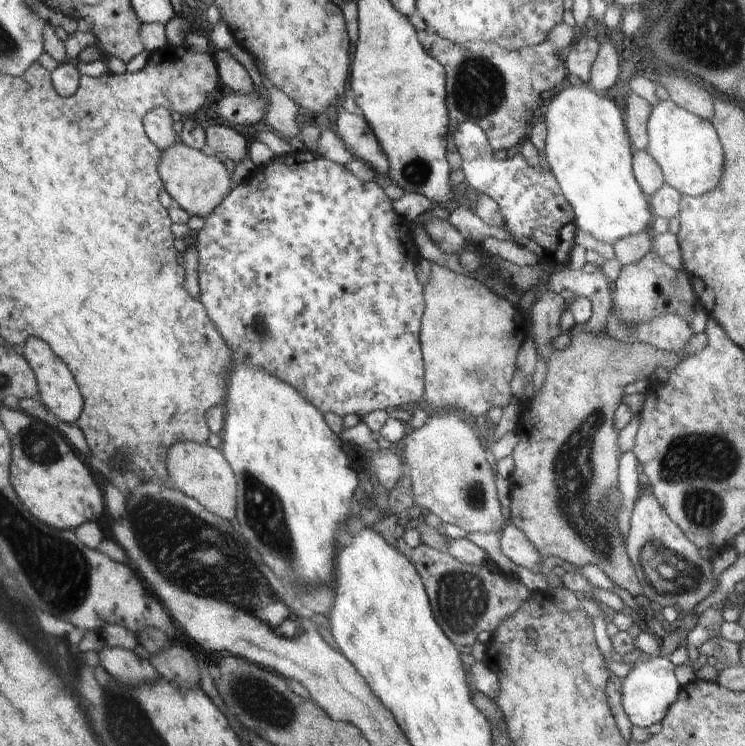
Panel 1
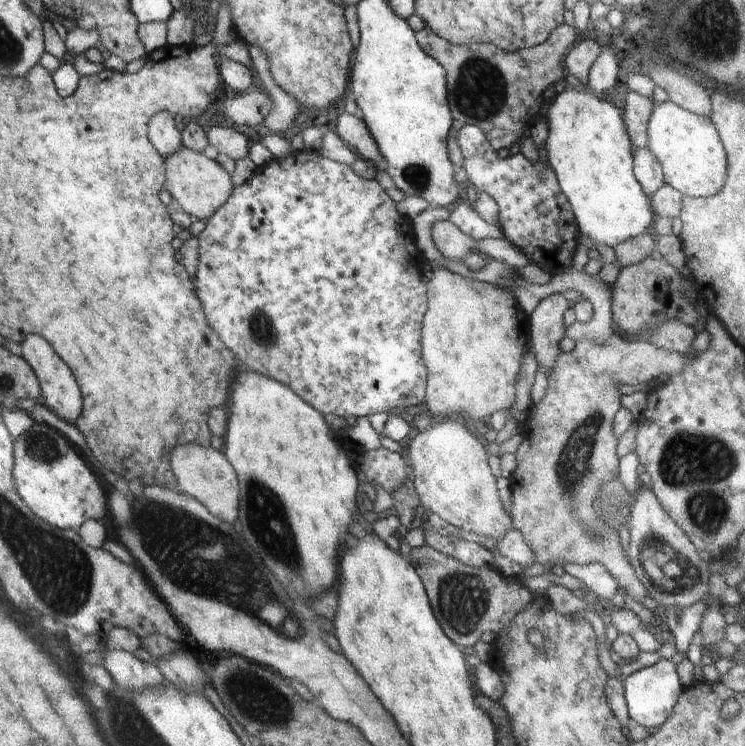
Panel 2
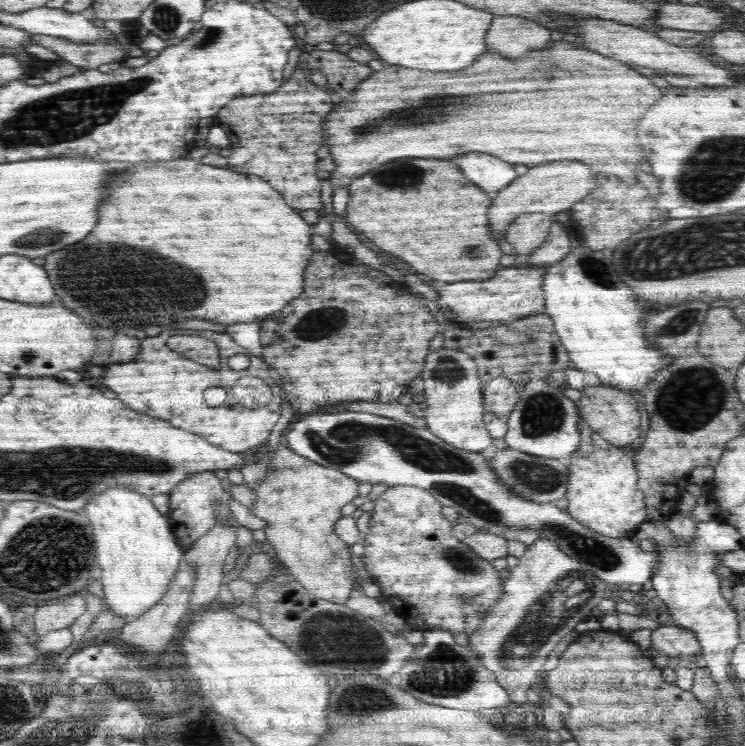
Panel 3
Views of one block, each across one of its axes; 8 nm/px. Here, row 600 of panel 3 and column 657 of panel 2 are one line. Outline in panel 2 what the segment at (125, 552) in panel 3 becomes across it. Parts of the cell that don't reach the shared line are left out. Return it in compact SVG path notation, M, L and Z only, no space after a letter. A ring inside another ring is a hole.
M667 100L656 104L647 124L648 148L658 159L665 182L683 195L712 196L727 177L727 154L714 123Z

